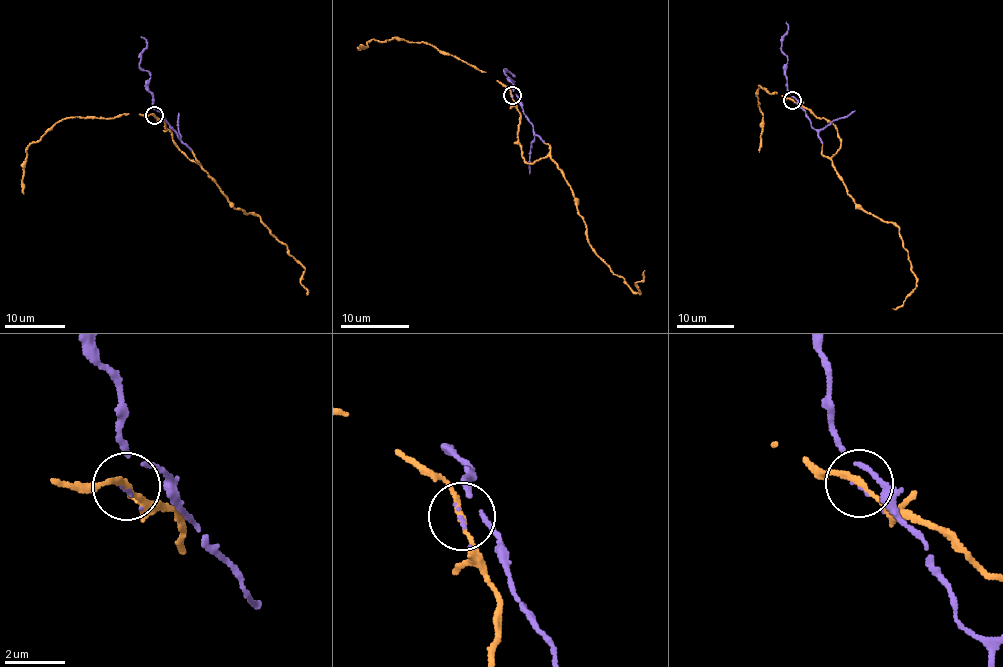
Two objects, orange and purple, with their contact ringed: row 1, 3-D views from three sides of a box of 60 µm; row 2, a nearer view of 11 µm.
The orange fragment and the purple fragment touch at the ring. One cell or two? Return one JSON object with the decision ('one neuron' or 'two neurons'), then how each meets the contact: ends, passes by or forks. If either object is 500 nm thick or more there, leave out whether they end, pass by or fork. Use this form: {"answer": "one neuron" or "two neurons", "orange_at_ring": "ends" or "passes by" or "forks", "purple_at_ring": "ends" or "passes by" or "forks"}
{"answer": "one neuron", "orange_at_ring": "passes by", "purple_at_ring": "ends"}

